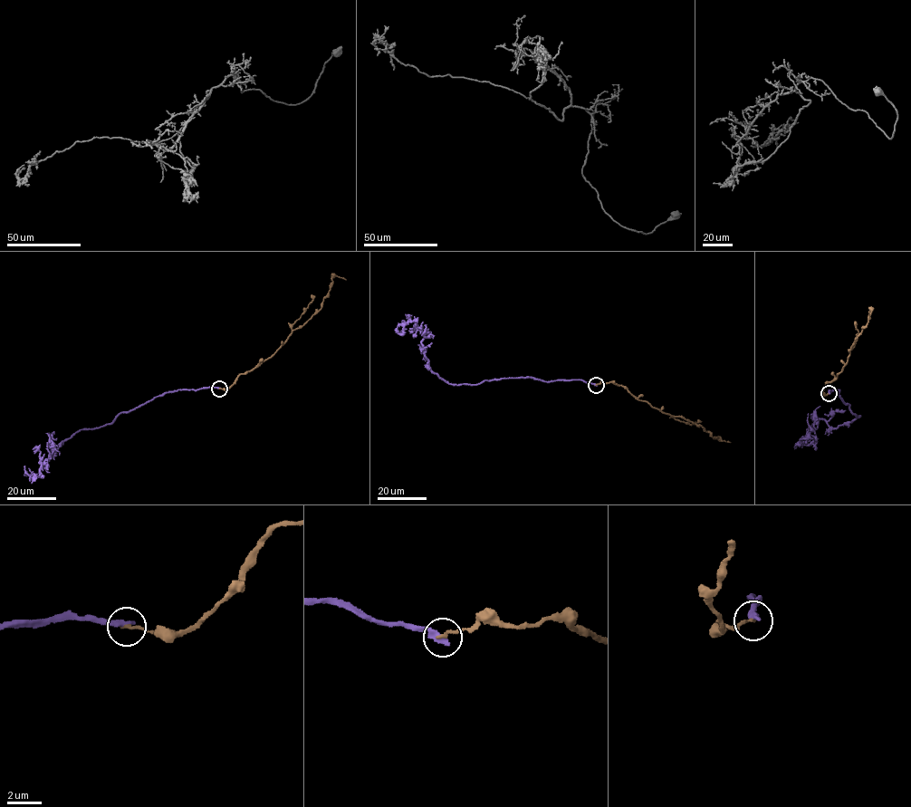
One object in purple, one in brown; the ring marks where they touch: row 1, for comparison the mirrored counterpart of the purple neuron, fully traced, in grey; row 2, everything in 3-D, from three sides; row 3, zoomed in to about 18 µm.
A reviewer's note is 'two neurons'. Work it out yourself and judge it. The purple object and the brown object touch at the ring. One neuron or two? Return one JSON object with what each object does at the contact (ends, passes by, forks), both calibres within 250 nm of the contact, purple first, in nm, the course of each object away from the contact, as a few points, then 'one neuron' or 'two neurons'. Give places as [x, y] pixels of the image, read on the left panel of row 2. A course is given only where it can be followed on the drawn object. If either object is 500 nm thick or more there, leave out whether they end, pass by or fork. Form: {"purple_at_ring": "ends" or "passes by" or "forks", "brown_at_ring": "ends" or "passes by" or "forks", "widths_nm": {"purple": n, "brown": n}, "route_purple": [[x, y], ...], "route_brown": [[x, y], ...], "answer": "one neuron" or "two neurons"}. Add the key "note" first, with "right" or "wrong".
{"note": "right", "purple_at_ring": "ends", "brown_at_ring": "ends", "widths_nm": {"purple": 360, "brown": 180}, "route_purple": [[219, 388], [165, 392], [110, 423], [78, 430], [55, 451], [49, 446], [52, 454], [39, 475], [25, 474]], "route_brown": [[219, 389], [227, 389], [241, 374], [267, 360], [292, 331], [321, 308], [332, 277], [337, 275], [346, 280]], "answer": "two neurons"}

